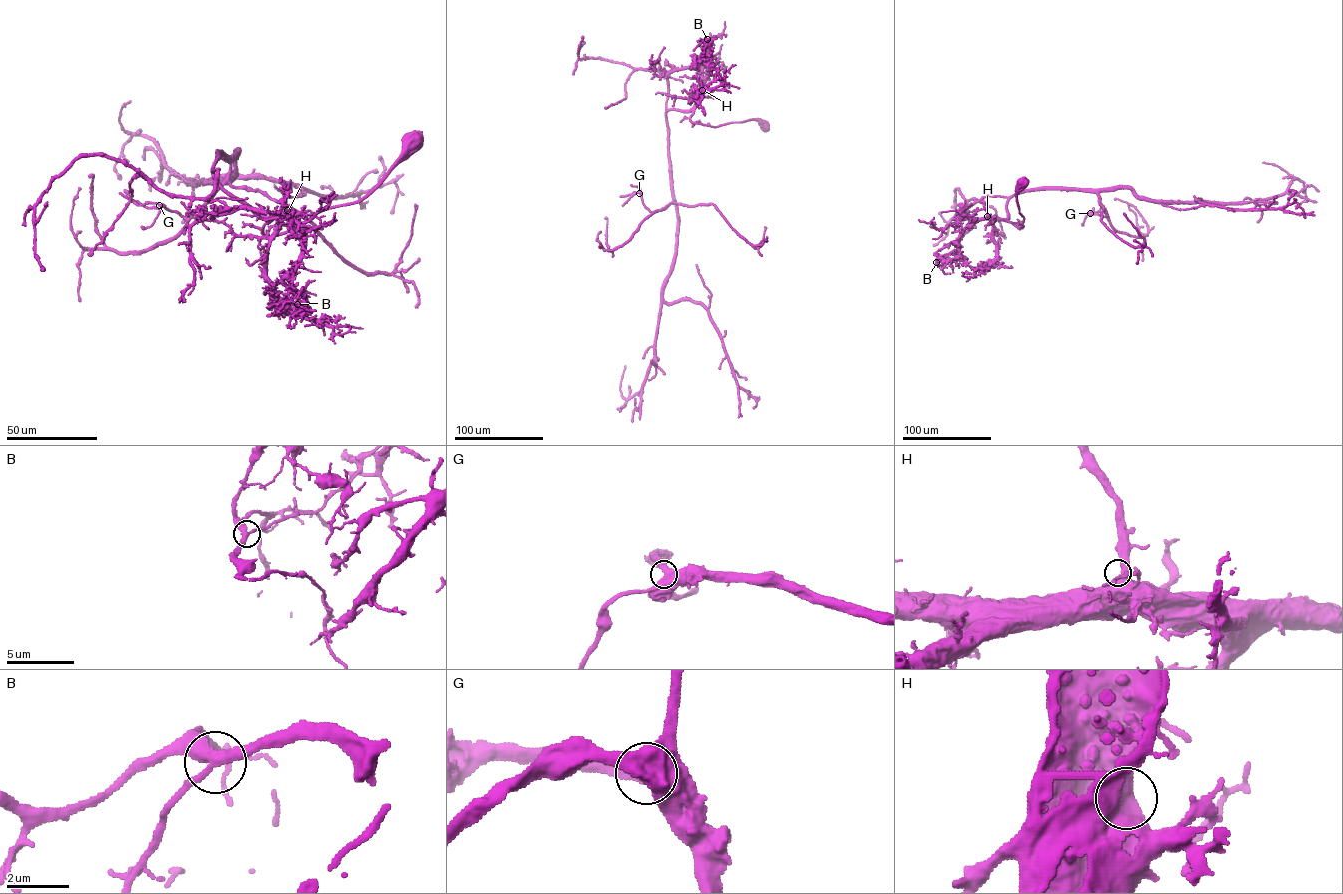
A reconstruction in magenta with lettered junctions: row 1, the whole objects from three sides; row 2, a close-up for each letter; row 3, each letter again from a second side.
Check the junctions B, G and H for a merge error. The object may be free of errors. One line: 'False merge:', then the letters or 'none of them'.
False merge: B

